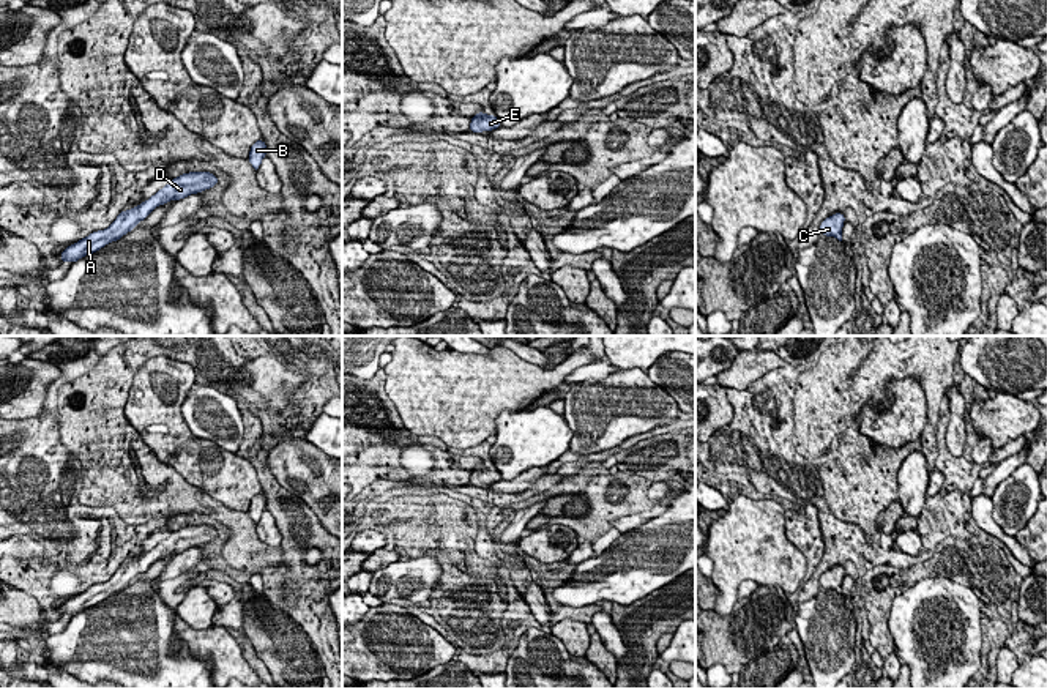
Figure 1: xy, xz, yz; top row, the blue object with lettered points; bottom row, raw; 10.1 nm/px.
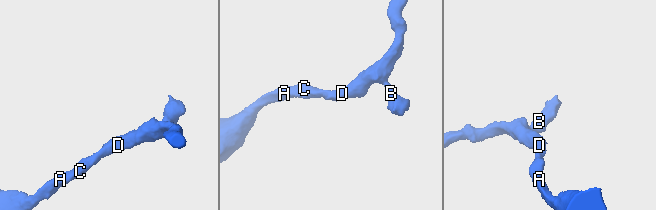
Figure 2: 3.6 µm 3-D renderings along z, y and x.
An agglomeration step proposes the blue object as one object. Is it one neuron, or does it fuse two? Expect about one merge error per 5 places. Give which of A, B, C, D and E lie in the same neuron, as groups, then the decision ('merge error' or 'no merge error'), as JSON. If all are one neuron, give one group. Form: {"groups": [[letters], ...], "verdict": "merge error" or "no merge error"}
{"groups": [["A", "B", "C", "D", "E"]], "verdict": "no merge error"}

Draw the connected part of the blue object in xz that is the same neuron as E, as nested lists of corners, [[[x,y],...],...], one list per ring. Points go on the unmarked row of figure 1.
[[[484,465],[475,467],[470,475],[471,486],[494,484],[500,479],[501,479],[501,476],[495,468],[487,468]]]

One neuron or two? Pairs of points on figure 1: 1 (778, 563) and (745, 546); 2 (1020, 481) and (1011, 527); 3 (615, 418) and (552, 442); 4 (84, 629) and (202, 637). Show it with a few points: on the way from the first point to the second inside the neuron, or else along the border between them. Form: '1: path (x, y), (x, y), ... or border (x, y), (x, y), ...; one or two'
1: path (770, 558), (752, 546); one
2: path (1020, 492), (1011, 516); one
3: path (599, 418), (584, 429), (568, 432); one
4: border (174, 633), (193, 655), (205, 658); two

